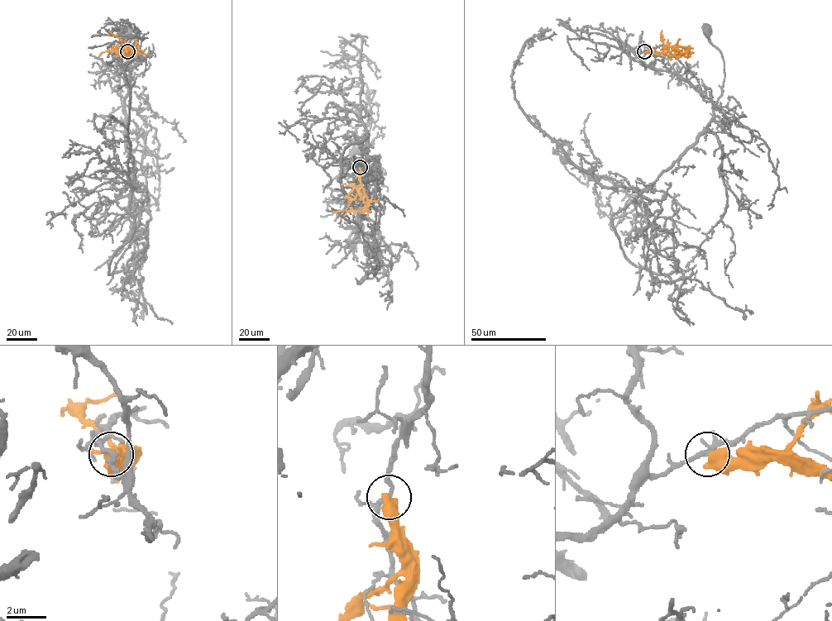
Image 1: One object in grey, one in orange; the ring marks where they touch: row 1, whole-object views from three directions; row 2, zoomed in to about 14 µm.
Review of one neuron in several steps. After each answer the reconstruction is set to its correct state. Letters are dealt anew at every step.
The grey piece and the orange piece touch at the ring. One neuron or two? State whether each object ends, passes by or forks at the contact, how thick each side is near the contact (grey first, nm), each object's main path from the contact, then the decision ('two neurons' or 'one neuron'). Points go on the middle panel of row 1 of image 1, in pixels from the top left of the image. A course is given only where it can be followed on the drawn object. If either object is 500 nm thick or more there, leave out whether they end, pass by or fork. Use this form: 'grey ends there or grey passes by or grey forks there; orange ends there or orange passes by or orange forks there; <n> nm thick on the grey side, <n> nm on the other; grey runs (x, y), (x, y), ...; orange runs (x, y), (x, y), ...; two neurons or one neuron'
170 nm thick on the grey side, 650 nm on the other; grey runs (360, 167), (361, 150), (351, 164), (361, 192), (362, 217), (355, 247), (346, 246), (350, 235), (359, 230); orange runs (360, 167), (360, 182), (366, 203), (356, 210), (340, 210), (332, 213); two neurons

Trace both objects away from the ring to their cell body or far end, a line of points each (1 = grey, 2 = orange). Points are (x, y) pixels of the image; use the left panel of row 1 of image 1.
1: (127, 51), (130, 59), (126, 54), (118, 61), (131, 79), (124, 106), (122, 66), (113, 58), (126, 30)
2: (127, 51), (129, 53), (134, 46), (107, 50), (99, 55)

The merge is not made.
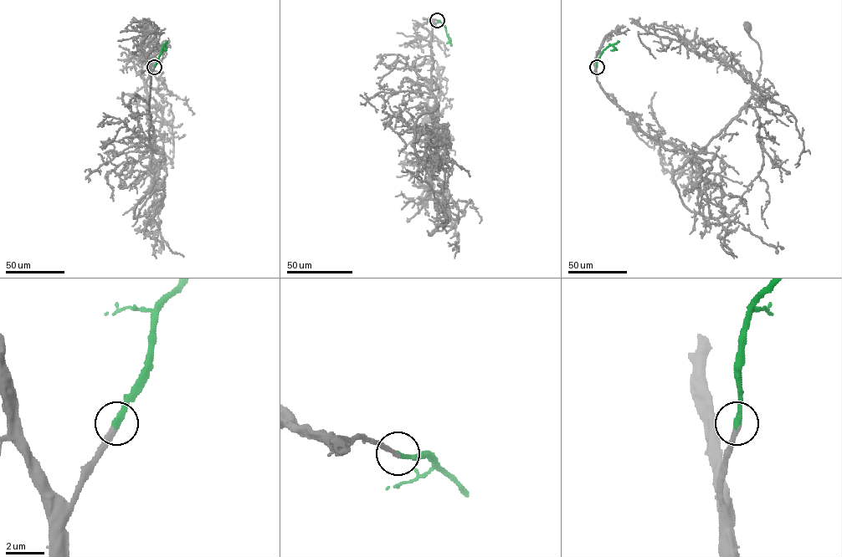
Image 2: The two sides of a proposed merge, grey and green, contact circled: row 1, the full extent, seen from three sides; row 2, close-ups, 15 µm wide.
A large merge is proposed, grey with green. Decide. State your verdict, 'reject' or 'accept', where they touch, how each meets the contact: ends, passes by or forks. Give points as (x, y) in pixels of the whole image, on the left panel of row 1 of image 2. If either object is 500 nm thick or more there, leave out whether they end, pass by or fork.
accept; place (154, 67); grey ends; green ends

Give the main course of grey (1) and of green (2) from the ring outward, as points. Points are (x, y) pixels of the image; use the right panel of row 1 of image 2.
1: (597, 67), (597, 80), (605, 94), (643, 131), (665, 148), (699, 152), (752, 95), (761, 51), (747, 27)
2: (597, 67), (602, 52), (612, 45), (614, 48), (610, 50)

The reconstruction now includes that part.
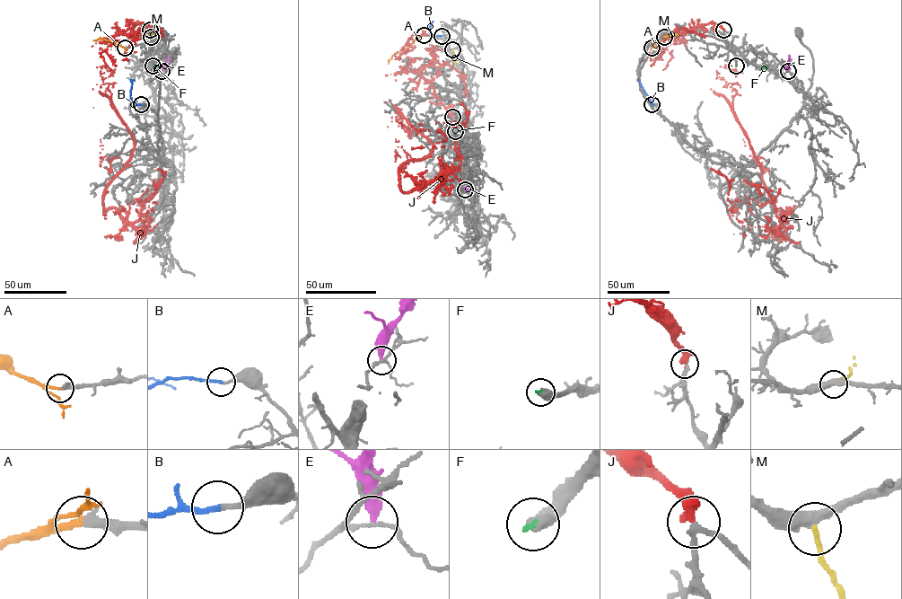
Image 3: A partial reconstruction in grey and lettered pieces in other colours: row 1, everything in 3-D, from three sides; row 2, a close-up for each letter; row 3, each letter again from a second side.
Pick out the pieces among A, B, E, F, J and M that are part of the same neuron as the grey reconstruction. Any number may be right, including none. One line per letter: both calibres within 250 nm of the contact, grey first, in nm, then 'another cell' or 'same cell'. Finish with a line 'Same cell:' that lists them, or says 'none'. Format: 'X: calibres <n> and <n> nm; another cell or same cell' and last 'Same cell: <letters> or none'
A: calibres 360 and 220 nm; same cell
B: calibres 200 and 220 nm; same cell
E: calibres 120 and 400 nm; another cell
F: calibres 500 and 160 nm; another cell
J: calibres 200 and 480 nm; another cell
M: calibres 440 and 180 nm; another cell
Same cell: A, B

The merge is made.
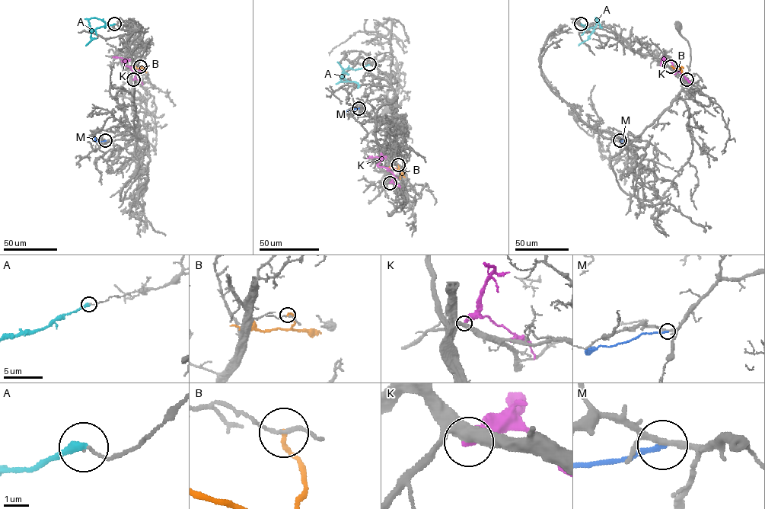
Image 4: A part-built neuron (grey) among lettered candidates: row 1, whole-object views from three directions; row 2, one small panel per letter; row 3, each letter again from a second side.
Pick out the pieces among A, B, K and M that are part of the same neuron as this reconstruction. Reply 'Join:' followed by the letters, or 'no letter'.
Join: no letter

